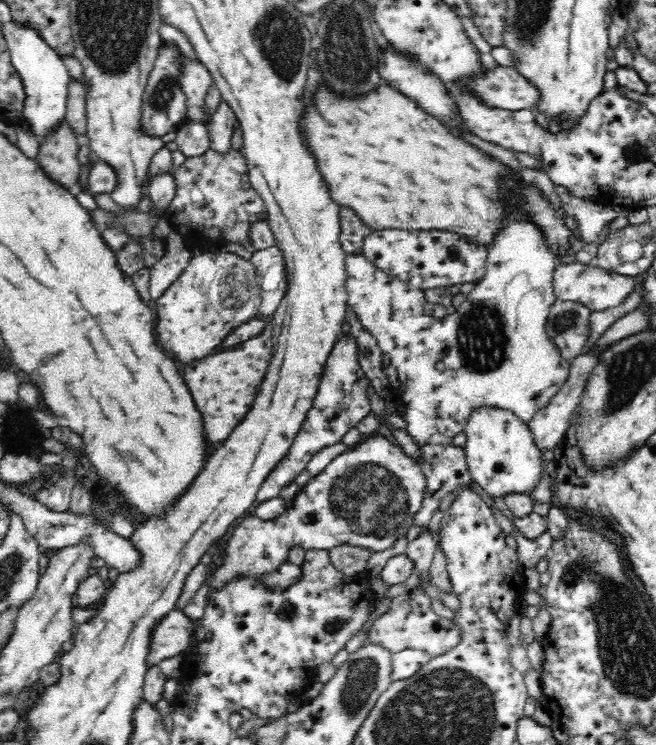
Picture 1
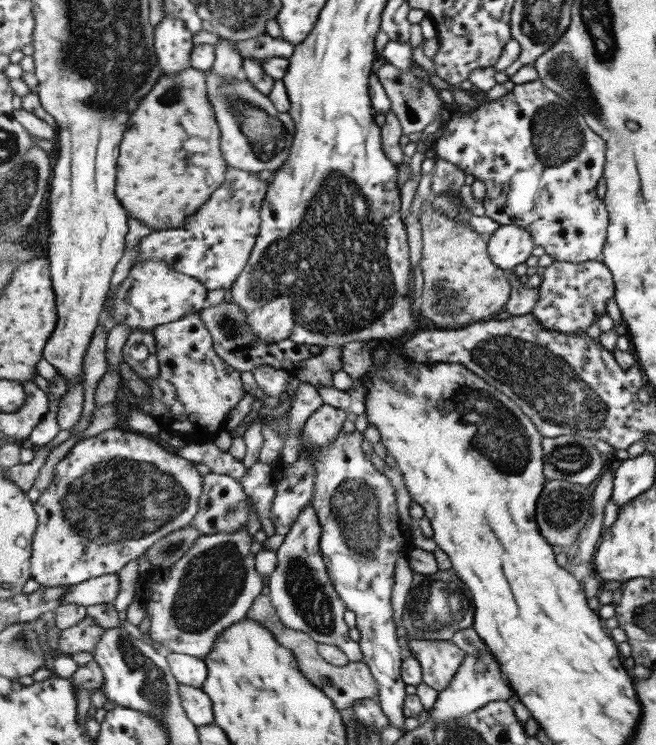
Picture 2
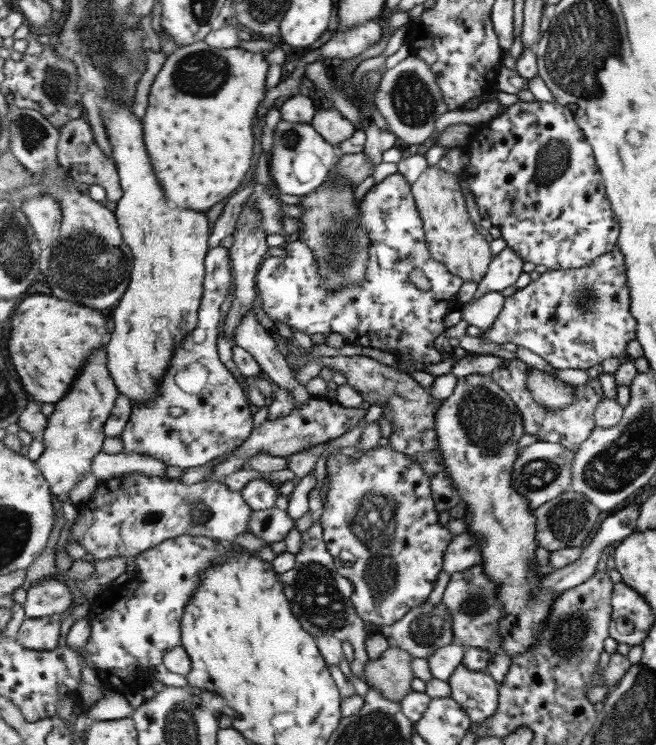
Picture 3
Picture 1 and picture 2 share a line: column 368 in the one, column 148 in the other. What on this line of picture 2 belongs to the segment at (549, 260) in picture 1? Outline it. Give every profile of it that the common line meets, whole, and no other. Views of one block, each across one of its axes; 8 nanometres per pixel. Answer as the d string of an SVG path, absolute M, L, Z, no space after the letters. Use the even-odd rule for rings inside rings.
M149 260L136 264L129 277L123 280L115 292L111 288L106 302L112 300L112 318L115 325L126 324L131 333L154 333L162 324L181 320L184 316L204 309L207 306L205 300L208 291L200 280L177 272L165 261Z

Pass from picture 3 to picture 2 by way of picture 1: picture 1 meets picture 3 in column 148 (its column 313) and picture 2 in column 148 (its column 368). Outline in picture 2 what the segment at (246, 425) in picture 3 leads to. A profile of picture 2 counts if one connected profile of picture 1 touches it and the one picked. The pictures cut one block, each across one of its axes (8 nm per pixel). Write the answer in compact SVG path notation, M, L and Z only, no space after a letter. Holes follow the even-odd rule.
M200 311L184 316L181 320L162 324L155 330L154 336L161 372L157 378L146 382L151 391L150 398L136 398L131 406L155 418L166 432L181 436L188 444L213 443L216 436L225 430L227 412L233 410L247 394L241 382L241 372L216 353L213 336L201 318Z

